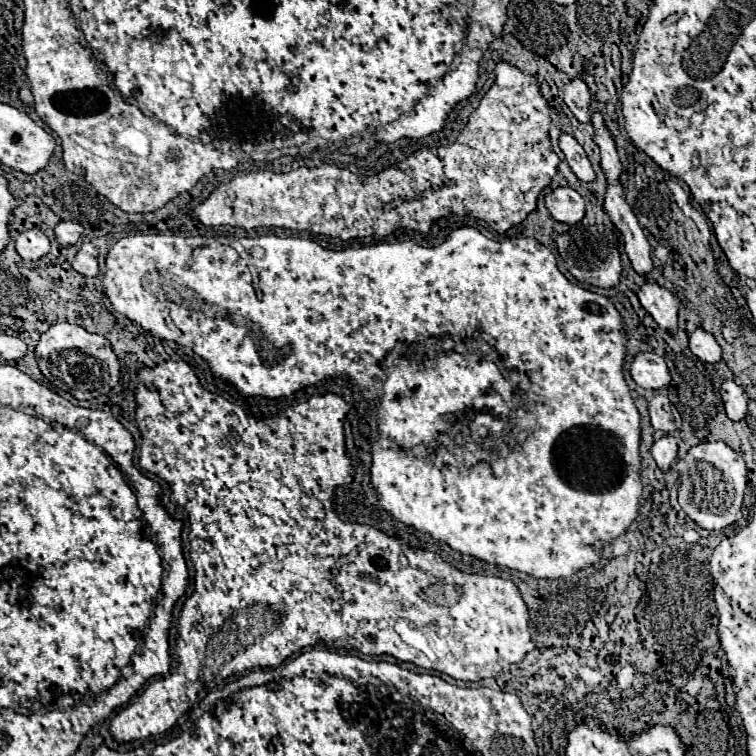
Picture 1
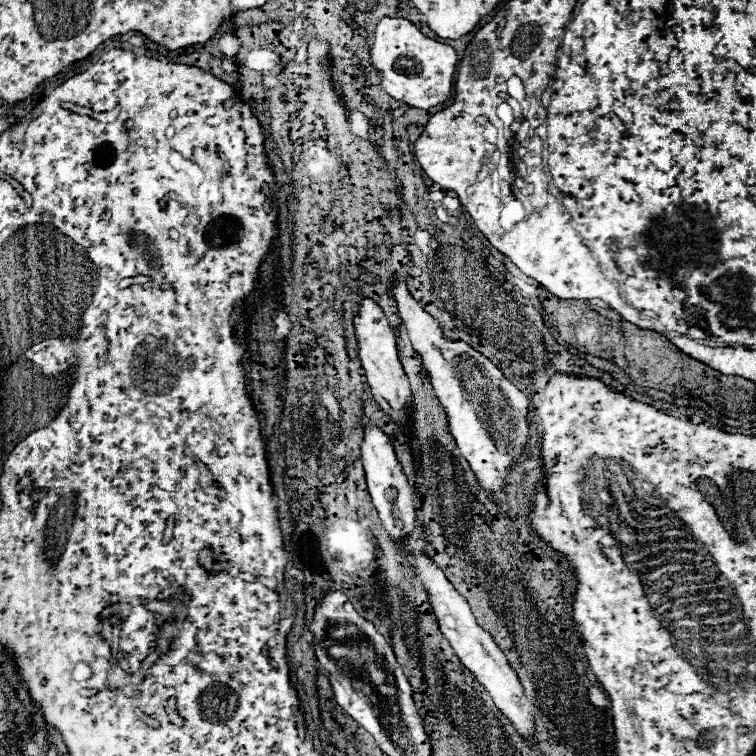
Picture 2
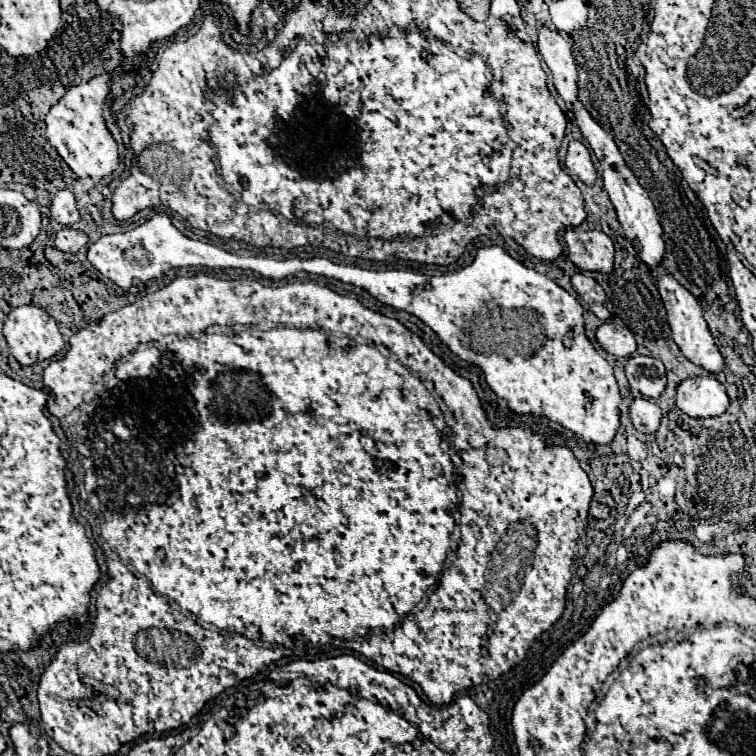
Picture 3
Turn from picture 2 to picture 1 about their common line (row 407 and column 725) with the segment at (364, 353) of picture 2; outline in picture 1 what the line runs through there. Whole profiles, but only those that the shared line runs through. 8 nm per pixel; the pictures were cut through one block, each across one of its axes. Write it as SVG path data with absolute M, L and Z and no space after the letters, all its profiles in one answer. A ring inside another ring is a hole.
M724 380L720 386L720 394L726 406L726 414L730 420L742 420L746 414L746 392L734 380Z

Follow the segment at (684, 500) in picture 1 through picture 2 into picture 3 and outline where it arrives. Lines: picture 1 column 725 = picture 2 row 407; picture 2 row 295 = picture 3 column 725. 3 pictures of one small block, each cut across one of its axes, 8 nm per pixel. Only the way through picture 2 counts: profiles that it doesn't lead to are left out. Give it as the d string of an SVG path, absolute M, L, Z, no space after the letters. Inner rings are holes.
M690 376L682 380L676 388L676 406L696 418L706 416L720 416L730 406L730 400L726 396L724 386L712 376Z

